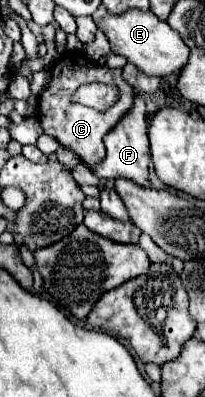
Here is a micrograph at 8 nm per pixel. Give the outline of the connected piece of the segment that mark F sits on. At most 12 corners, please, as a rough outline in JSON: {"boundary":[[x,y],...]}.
{"boundary":[[143,96],[105,134],[107,156],[93,174],[149,186]]}

